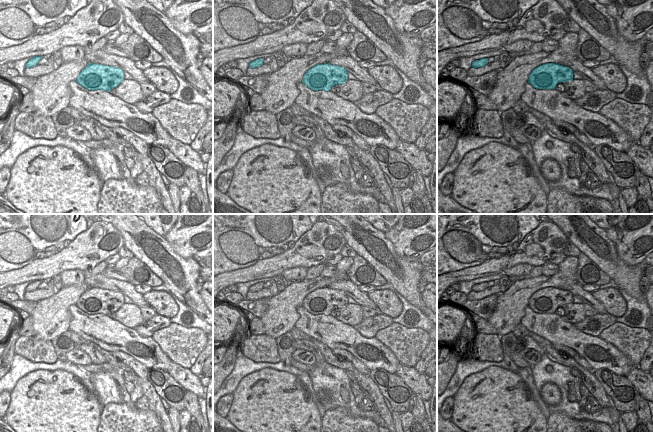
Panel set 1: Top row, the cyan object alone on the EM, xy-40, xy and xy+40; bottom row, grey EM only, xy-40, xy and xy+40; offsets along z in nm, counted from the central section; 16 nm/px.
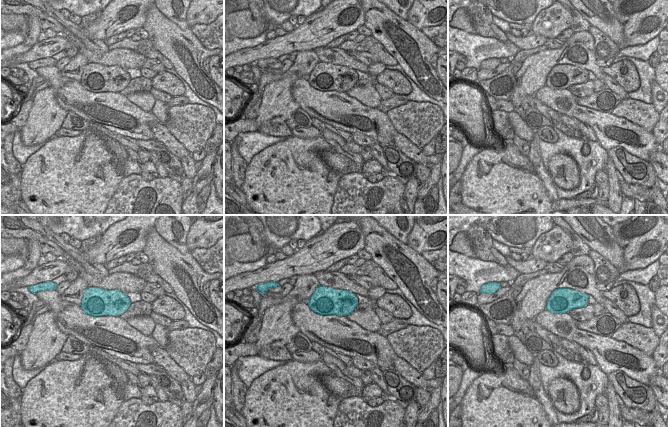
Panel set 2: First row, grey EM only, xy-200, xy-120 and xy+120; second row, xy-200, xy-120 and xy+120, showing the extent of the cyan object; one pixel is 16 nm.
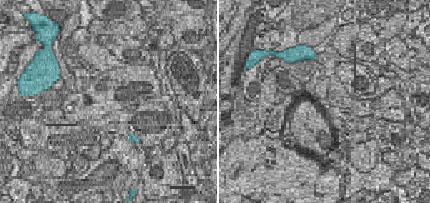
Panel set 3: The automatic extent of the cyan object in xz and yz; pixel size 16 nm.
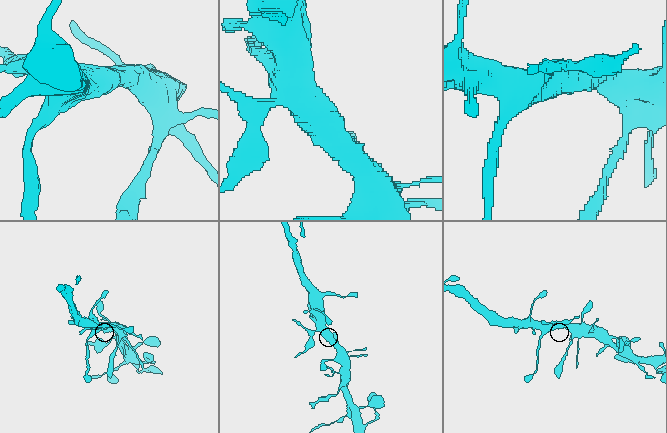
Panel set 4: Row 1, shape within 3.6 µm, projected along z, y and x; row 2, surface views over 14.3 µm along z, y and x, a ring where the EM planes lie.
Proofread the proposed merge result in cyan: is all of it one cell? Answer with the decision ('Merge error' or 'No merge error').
No merge error.

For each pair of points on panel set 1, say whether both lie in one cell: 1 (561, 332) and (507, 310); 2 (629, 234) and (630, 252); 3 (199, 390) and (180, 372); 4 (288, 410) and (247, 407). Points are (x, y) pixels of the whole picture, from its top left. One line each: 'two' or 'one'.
1: two
2: one
3: one
4: one

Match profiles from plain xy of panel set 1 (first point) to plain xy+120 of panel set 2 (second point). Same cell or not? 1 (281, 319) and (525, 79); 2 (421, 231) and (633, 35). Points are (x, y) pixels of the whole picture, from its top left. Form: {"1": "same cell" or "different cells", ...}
{"1": "same cell", "2": "same cell"}

